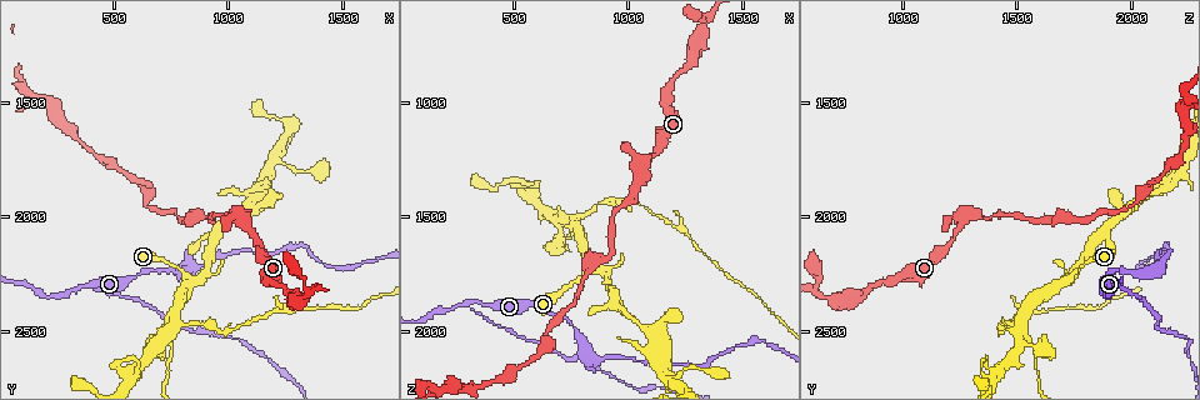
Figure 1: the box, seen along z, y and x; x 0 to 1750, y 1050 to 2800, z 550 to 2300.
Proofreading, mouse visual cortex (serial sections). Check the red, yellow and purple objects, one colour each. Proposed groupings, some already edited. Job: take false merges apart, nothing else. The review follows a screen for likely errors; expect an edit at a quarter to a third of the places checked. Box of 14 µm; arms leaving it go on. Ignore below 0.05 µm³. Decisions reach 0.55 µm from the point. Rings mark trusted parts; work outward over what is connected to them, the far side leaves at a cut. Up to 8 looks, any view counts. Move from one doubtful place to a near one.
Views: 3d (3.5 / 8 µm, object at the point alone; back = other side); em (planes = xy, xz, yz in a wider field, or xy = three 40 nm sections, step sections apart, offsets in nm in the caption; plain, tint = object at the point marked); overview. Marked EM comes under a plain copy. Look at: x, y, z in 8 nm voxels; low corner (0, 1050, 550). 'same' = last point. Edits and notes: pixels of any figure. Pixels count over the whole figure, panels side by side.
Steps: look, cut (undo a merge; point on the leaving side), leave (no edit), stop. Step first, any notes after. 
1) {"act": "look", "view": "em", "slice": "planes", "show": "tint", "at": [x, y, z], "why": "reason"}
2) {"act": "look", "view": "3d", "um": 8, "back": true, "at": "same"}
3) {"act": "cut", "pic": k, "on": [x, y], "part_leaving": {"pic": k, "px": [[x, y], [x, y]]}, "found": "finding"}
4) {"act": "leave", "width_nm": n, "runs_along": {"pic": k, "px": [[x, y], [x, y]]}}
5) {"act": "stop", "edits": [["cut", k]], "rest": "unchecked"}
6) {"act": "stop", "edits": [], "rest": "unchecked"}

{"act": "look", "view": "3d", "um": 3.5, "at": [300, 2340, 1880], "why": "thick turns thin"}

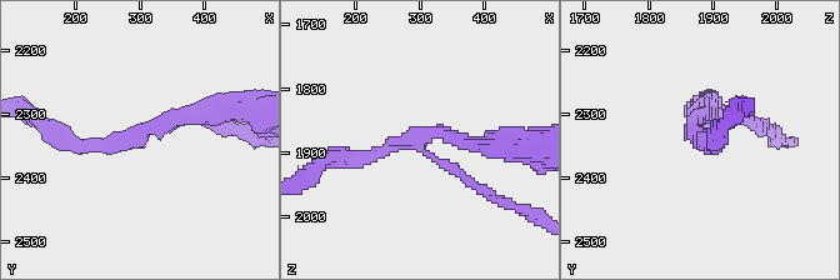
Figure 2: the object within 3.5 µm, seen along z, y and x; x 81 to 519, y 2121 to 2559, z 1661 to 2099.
{"act": "look", "view": "em", "slice": "xy", "step": 2, "show": "tint", "at": [305, 2335, 1880], "arms": 3, "arm_widths_nm": [150, 200, 200]}

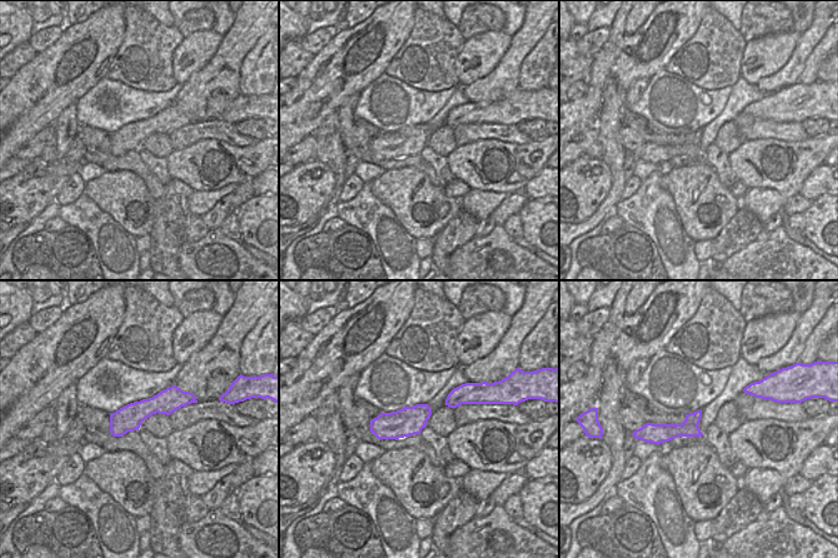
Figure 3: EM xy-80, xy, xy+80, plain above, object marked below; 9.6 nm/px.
{"act": "look", "view": "em", "slice": "xy", "step": 3, "show": "tint", "at": "same"}

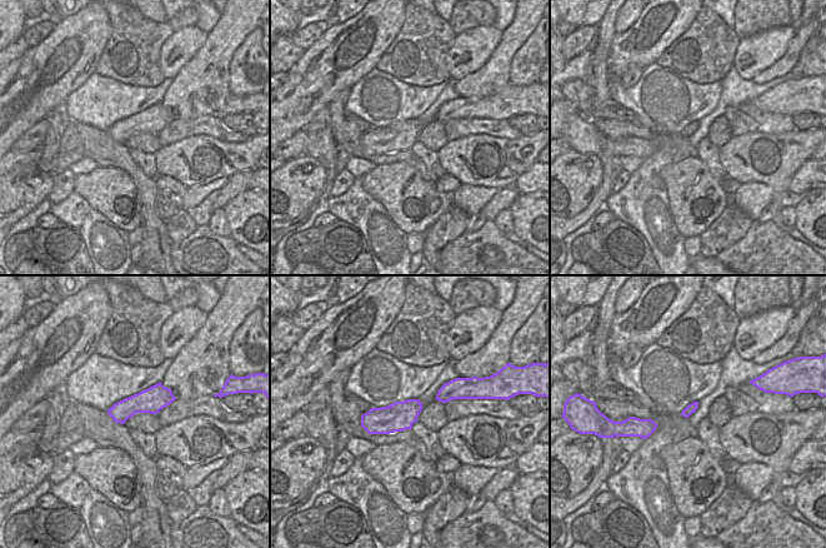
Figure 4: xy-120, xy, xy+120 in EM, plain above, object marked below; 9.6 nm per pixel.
{"act": "cut", "pic": 2, "on": [459, 173], "width_nm": 280, "part_leaving": {"pic": 2, "px": [[421, 148], [514, 209]]}, "found": "a second cell is stuck on"}

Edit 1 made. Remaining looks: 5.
{"act": "look", "view": "overview", "why": "redraw"}

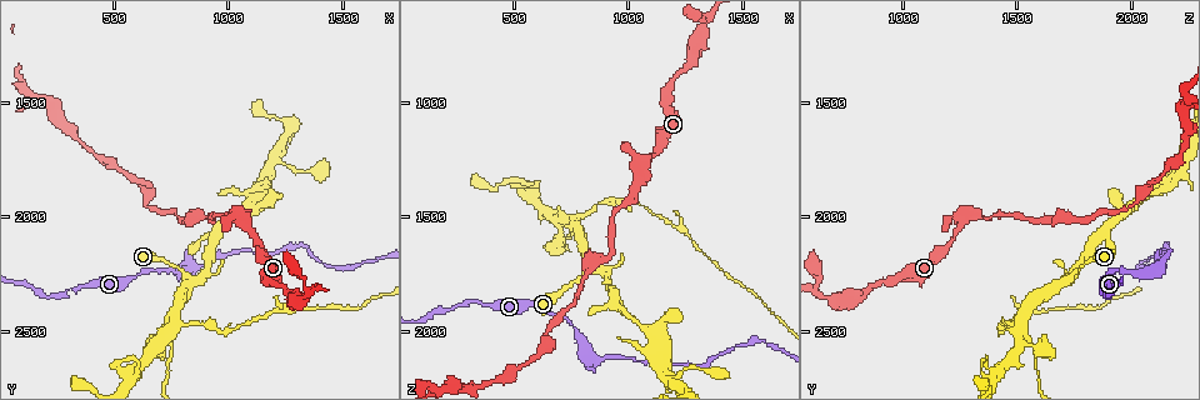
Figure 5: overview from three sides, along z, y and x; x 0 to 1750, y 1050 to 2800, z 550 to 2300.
{"act": "look", "view": "3d", "um": 3.5, "at": [880, 2210, 2120], "why": "arms part here"}

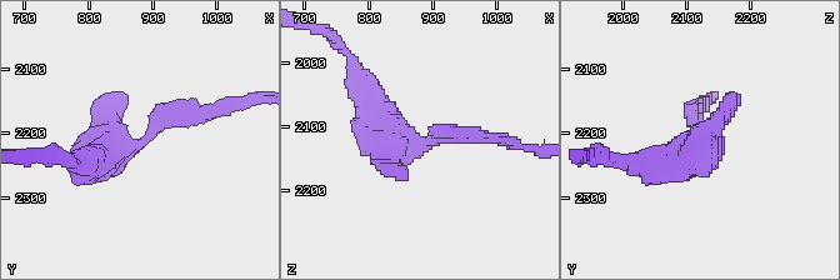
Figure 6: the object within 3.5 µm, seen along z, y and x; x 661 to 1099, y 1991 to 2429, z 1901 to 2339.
{"act": "look", "view": "em", "slice": "xy", "step": 1, "show": "tint", "at": [870, 2220, 2125]}

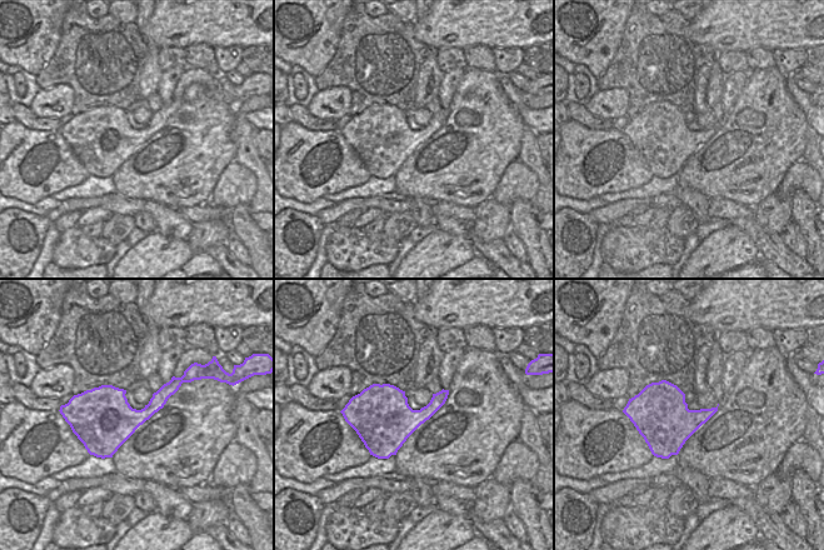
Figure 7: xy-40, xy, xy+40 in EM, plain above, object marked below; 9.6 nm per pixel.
{"act": "leave", "runs_along": {"pic": 6, "px": [[354, 74], [391, 141], [461, 135]]}, "found": "one cell here"}

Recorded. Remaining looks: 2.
{"act": "look", "view": "3d", "um": 3.5, "back": true, "at": [1330, 2120, 2160], "why": "abrupt turn"}

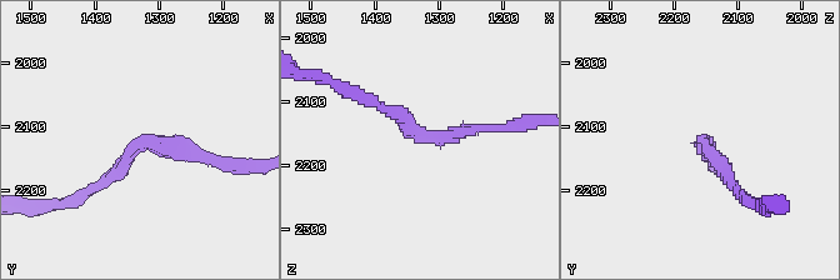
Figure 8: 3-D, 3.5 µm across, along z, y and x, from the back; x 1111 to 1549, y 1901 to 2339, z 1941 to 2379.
{"act": "look", "view": "em", "slice": "planes", "show": "tint", "at": [1340, 2125, 2150], "arm_widths_nm": [150, 150], "why": "need the tissue"}

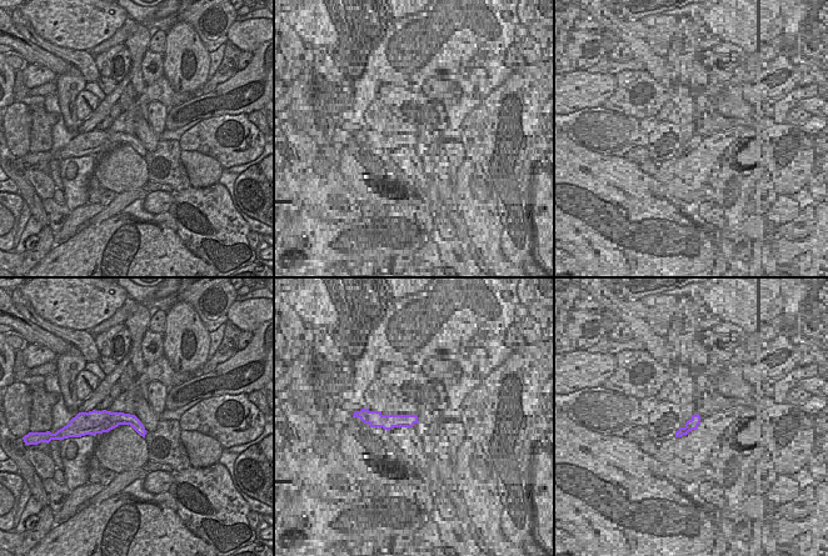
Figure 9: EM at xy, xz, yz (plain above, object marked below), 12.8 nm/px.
{"act": "leave", "width_nm": 190, "runs_along": {"pic": 8, "px": [[213, 163], [136, 144], [83, 194]]}, "found": "all the same cell"}

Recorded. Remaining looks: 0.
{"act": "stop", "edits": [["cut", 2]], "rest": "unchecked"}

